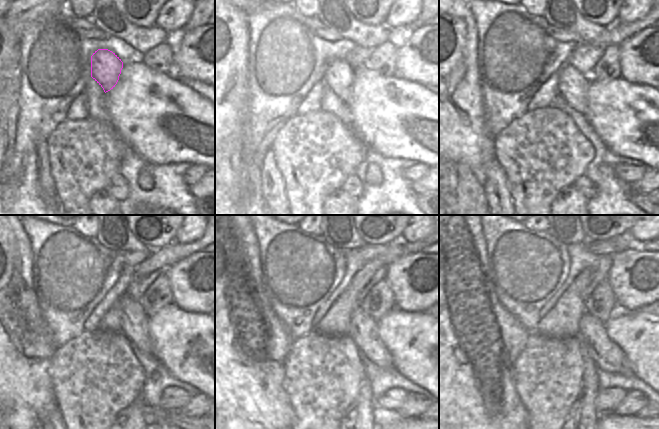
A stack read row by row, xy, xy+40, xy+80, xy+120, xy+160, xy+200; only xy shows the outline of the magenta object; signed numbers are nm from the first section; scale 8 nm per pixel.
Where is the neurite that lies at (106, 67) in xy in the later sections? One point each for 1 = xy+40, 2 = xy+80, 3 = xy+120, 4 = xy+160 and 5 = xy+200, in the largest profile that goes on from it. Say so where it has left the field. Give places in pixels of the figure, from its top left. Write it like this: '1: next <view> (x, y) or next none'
1: next xy+40 (338, 77)
2: next xy+80 (573, 86)
3: next xy+120 (133, 318)
4: next xy+160 (363, 329)
5: next xy+200 (607, 355)

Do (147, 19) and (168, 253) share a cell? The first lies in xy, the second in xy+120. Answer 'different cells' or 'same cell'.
different cells

